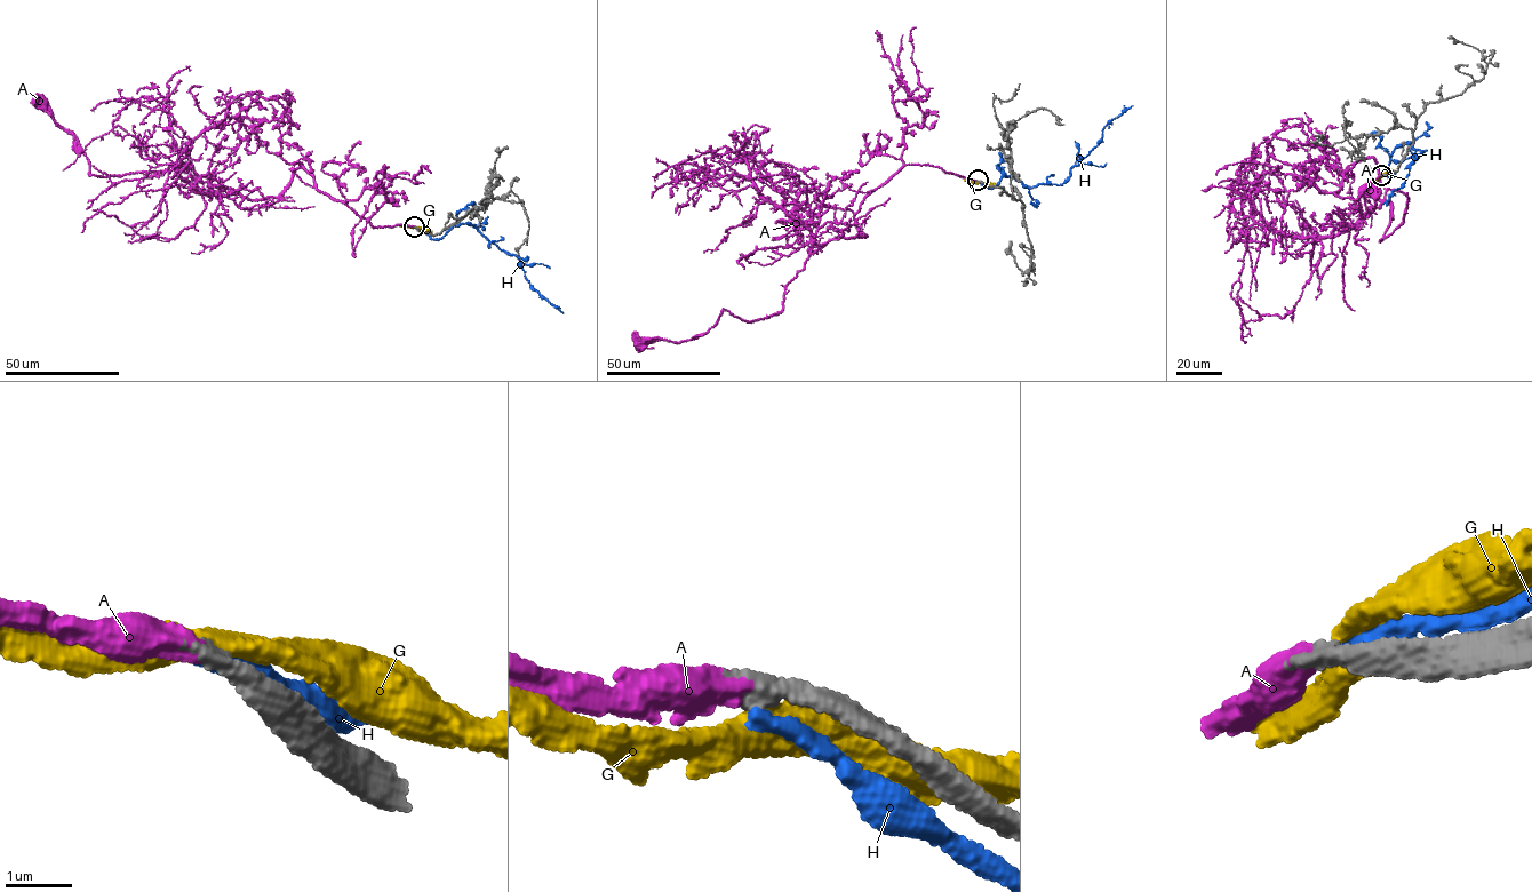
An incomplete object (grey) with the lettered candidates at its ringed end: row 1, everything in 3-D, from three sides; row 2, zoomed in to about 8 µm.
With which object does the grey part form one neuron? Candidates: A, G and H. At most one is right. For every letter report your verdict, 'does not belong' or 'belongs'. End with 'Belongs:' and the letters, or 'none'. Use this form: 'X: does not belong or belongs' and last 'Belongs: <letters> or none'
A: belongs
G: does not belong
H: does not belong
Belongs: A

